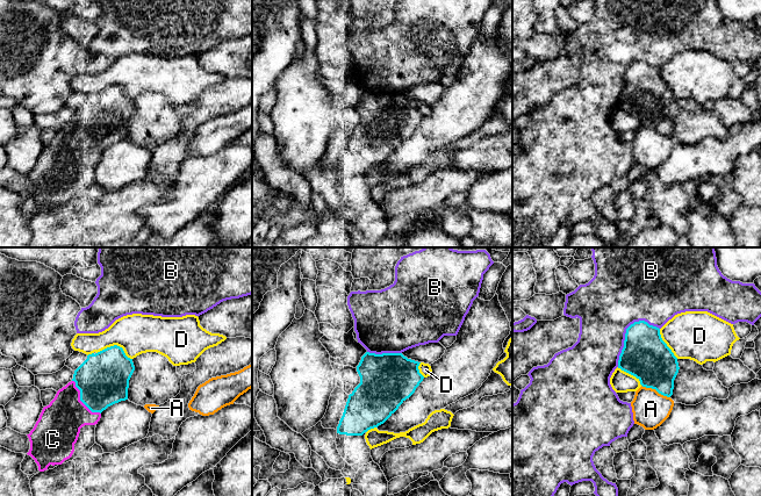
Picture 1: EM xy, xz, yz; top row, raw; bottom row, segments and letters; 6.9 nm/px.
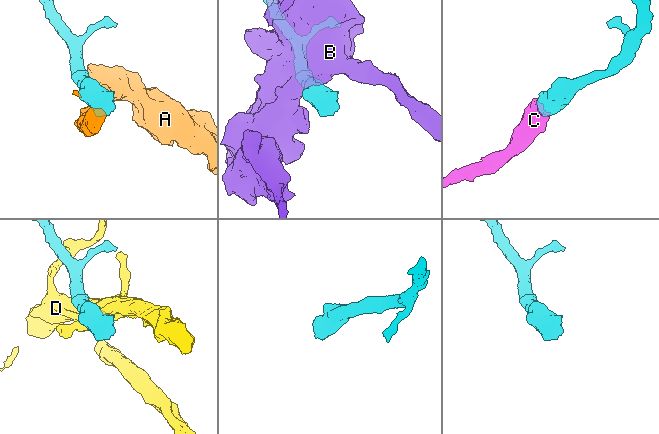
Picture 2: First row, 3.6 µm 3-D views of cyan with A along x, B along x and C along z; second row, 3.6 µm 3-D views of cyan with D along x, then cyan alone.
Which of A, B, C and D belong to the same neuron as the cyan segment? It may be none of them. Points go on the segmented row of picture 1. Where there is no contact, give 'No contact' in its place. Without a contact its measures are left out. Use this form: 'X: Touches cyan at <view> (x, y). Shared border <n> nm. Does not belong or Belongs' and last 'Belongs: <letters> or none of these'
A: Touches cyan at yz (655, 389). Shared border 220 nm. Does not belong
B: Touches cyan at yz (626, 331). Shared border 400 nm. Does not belong
C: Touches cyan at xy (80, 400). Shared border 300 nm. Belongs
D: Touches cyan at xy (115, 345). Shared border 260 nm. Does not belong
Belongs: C

